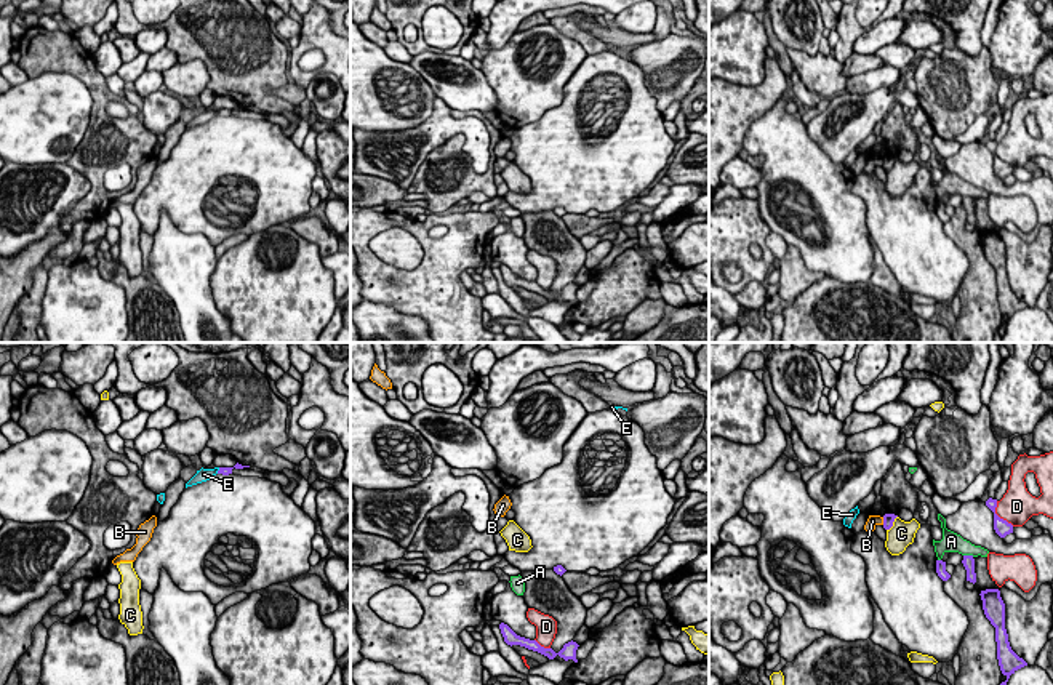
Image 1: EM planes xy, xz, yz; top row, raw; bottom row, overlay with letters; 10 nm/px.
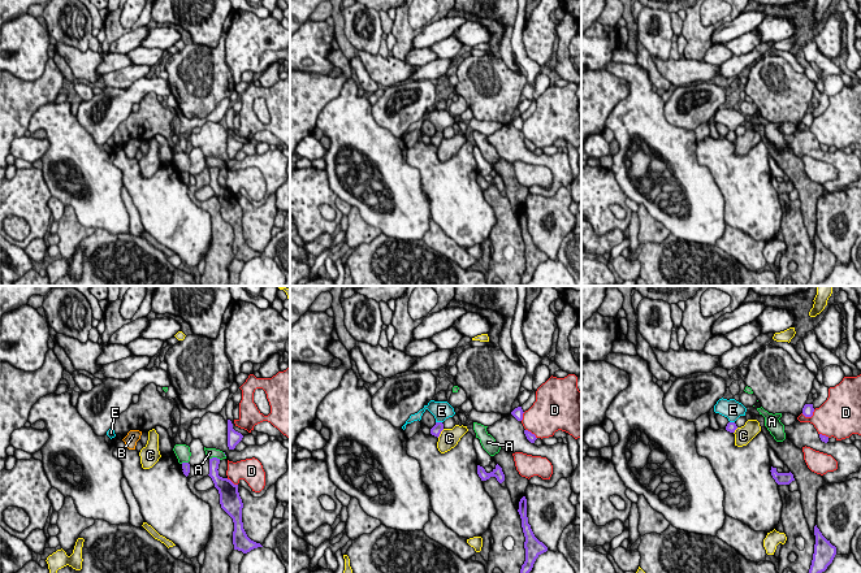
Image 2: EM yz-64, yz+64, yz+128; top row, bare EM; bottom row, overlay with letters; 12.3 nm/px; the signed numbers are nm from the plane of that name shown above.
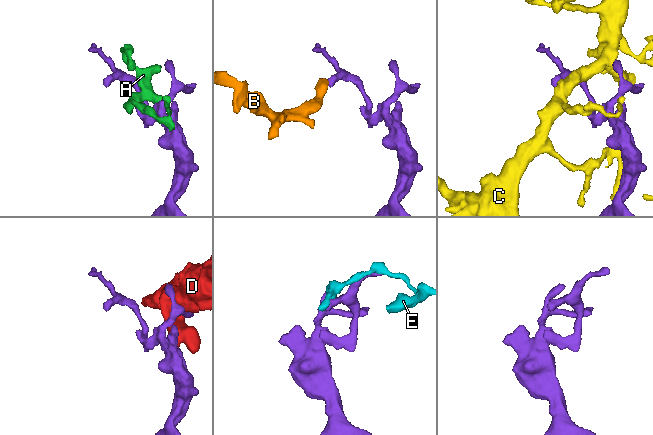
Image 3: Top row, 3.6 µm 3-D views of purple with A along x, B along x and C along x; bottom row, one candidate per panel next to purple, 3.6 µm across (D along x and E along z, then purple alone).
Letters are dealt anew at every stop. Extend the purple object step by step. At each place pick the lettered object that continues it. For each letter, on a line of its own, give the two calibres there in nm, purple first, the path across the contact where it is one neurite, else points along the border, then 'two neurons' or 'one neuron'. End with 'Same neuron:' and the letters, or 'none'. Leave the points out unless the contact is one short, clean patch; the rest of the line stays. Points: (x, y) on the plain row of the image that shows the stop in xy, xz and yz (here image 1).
A: 130 nm thick on the purple side, 200 nm on the other; two neurons
B: 120 nm thick on the purple side, 120 nm on the other; border along yz (882, 159), (884, 165); two neurons
C: 120 nm thick on the purple side, 240 nm on the other; two neurons
D: 160 nm thick on the purple side, 340 nm on the other; two neurons
E: 90 nm thick on the purple side, 130 nm on the other; two neurons
Same neuron: none

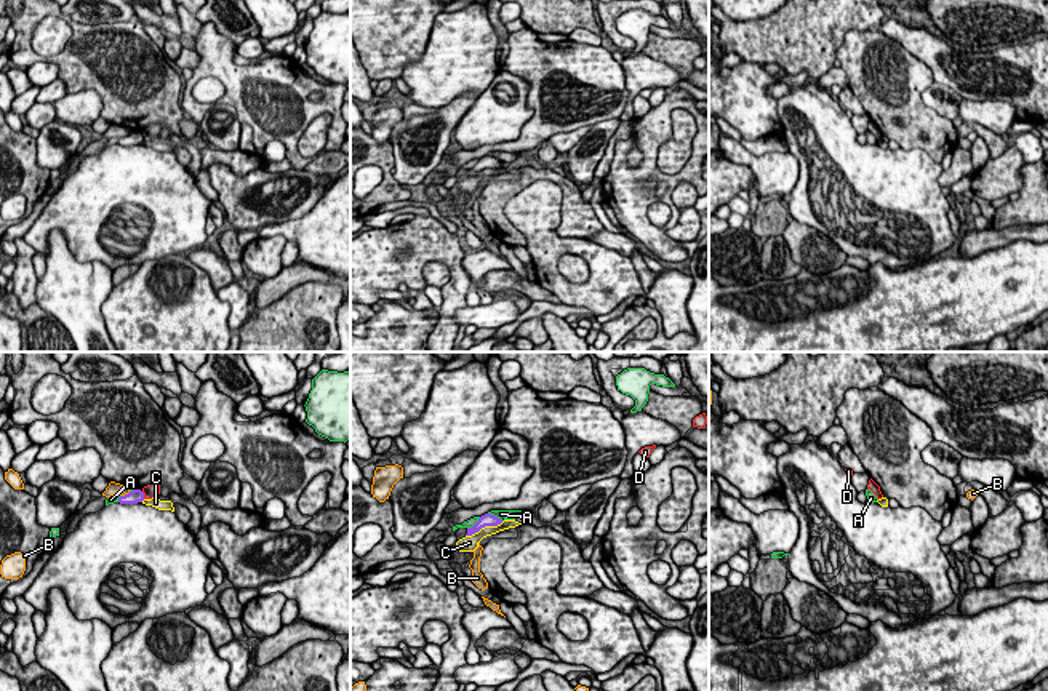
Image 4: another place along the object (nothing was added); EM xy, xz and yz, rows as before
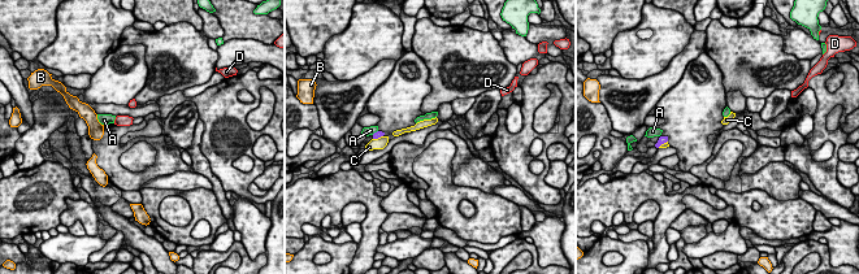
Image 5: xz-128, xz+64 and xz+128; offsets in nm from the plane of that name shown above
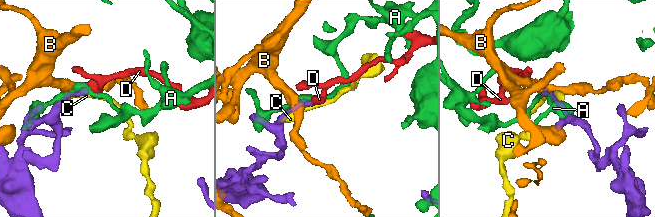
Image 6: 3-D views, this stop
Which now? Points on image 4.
A: 130 nm thick on the purple side, 100 nm on the other; two neurons
B: 140 nm thick on the purple side, 130 nm on the other; two neurons
C: 130 nm thick on the purple side, 160 nm on the other; two neurons
D: 140 nm thick on the purple side, 140 nm on the other; two neurons
Same neuron: none

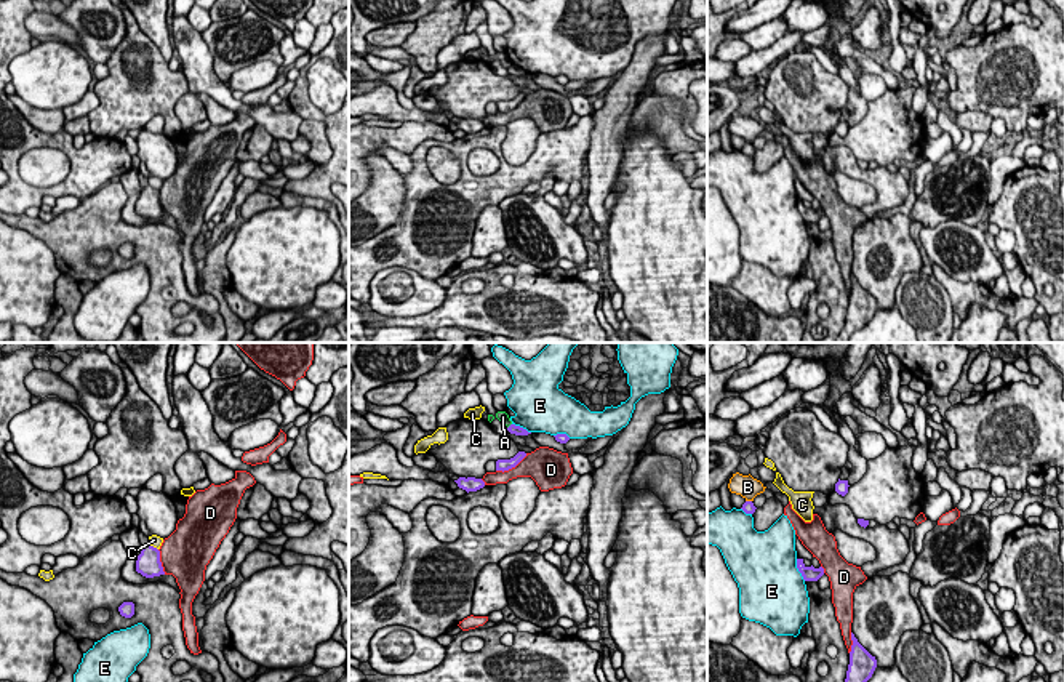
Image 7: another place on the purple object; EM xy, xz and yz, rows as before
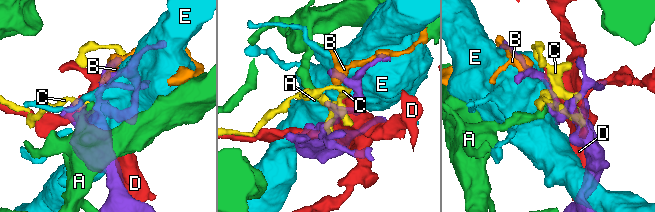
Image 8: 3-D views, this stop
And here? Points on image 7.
A: 100 nm thick on the purple side, 120 nm on the other; border along xz (511, 64), (508, 69); two neurons
B: 120 nm thick on the purple side, 220 nm on the other; two neurons
C: 240 nm thick on the purple side, 120 nm on the other; two neurons
D: 130 nm thick on the purple side, 280 nm on the other; one neuron
E: 160 nm thick on the purple side, 500 nm on the other; two neurons
Same neuron: D

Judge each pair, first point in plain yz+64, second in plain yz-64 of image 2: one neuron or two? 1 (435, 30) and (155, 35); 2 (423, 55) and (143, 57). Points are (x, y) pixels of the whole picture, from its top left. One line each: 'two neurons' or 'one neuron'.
1: two neurons
2: two neurons

